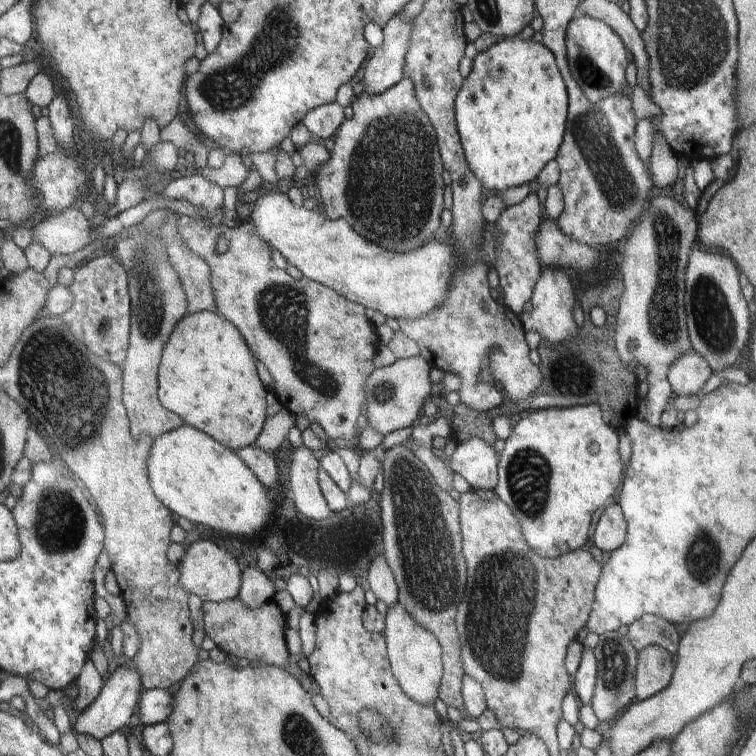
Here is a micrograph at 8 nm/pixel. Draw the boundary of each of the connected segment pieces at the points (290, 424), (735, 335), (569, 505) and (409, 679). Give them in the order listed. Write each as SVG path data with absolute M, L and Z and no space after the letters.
M284 407L273 409L255 446L269 454L275 454L287 440L295 424L297 415L294 412Z
M699 243L688 250L684 270L684 309L686 331L691 350L703 357L711 372L733 368L741 348L749 340L748 308L739 291L738 268L723 252L702 247Z
M596 404L541 409L514 426L498 455L497 484L492 491L511 509L523 538L535 554L558 560L563 553L587 546L591 514L597 508L611 504L612 494L619 484L619 475L625 467L617 453L617 439L615 430L602 419Z
M400 602L387 608L385 621L383 633L388 640L388 655L399 684L419 704L433 705L440 698L444 678L444 648L440 640L423 628Z

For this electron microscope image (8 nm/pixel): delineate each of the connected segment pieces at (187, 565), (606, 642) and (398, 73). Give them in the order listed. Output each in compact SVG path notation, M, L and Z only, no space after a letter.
M211 540L195 541L186 550L185 556L179 565L181 582L189 593L199 596L205 601L223 602L236 599L240 596L242 585L242 571L239 560L223 548L219 548Z
M607 631L598 635L598 641L592 653L596 662L596 679L589 705L598 722L611 724L635 700L634 670L637 652L628 643L626 635L621 635L618 631Z
M404 10L393 16L383 29L383 42L375 47L365 70L360 89L381 94L399 84L406 76L405 65L413 32L411 21L402 16Z

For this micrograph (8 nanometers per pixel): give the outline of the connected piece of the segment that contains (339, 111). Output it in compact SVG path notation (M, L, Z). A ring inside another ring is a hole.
M335 102L321 105L305 114L302 124L323 142L336 136L336 132L345 120L343 107Z

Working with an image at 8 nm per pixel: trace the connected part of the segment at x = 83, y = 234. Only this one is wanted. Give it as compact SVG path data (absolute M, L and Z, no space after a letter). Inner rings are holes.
M78 208L40 218L33 228L35 241L46 246L53 255L75 254L91 242L91 221Z

